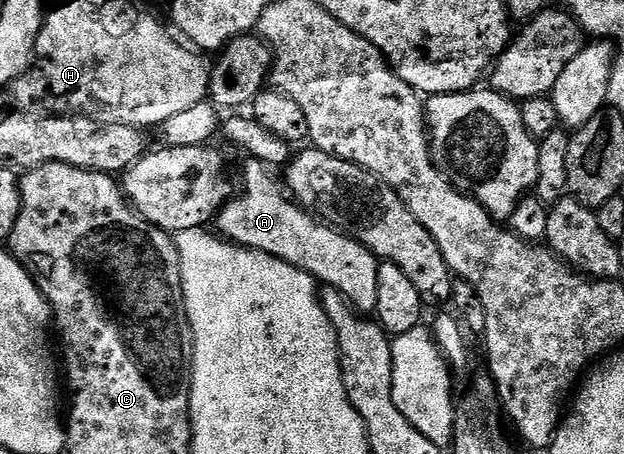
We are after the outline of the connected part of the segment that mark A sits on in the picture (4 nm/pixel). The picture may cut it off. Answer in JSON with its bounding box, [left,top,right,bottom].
[216,159,380,313]

